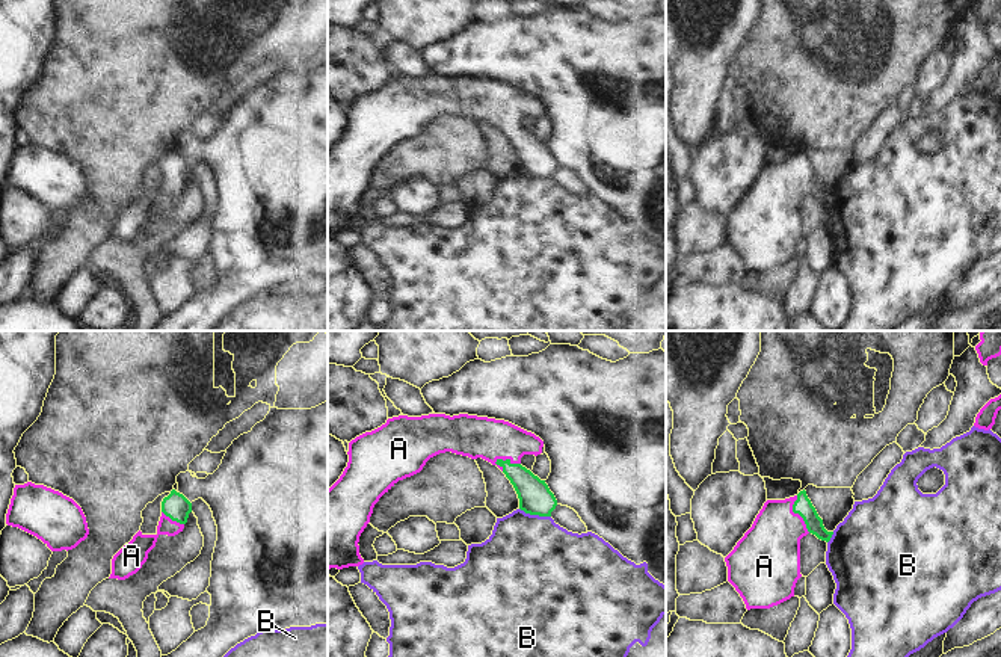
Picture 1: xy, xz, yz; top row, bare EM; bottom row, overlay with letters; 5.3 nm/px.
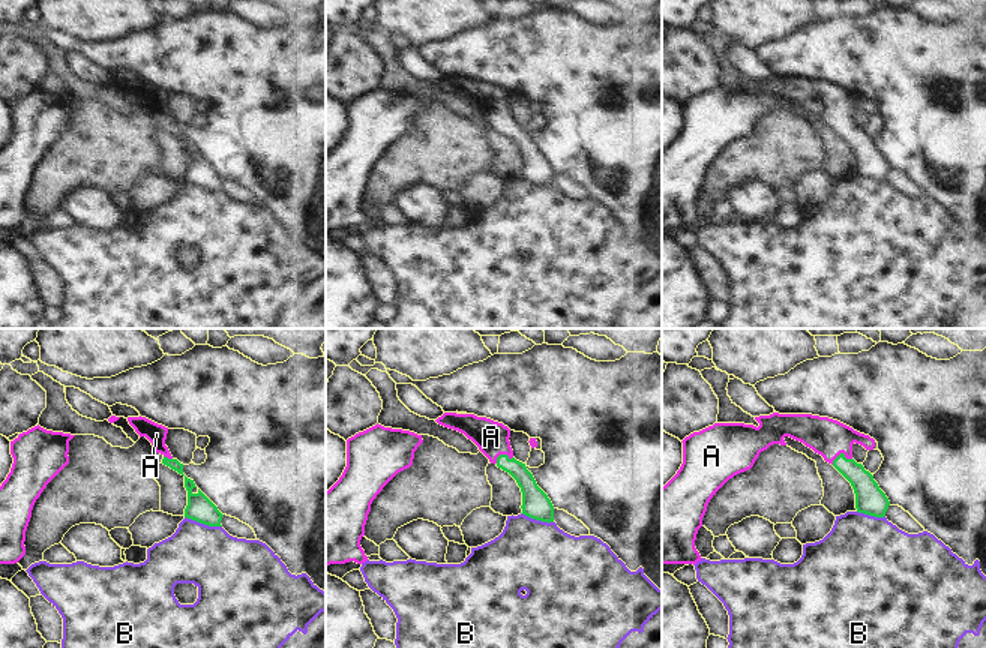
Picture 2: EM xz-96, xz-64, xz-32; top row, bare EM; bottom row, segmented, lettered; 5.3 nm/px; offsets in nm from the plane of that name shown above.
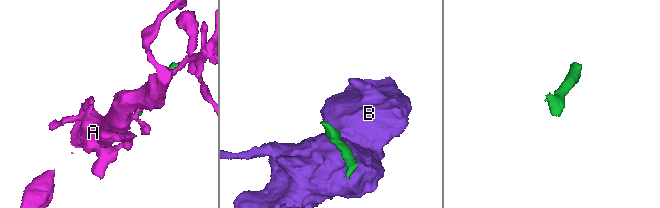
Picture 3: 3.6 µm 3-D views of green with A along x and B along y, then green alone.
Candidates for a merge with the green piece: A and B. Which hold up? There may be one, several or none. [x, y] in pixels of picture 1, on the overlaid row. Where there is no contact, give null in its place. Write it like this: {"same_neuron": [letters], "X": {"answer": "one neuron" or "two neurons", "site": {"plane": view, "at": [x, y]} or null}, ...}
{"same_neuron": ["A"], "A": {"answer": "one neuron", "site": {"plane": "xz", "at": [508, 459]}}, "B": {"answer": "two neurons", "site": {"plane": "xz", "at": [535, 514]}}}

